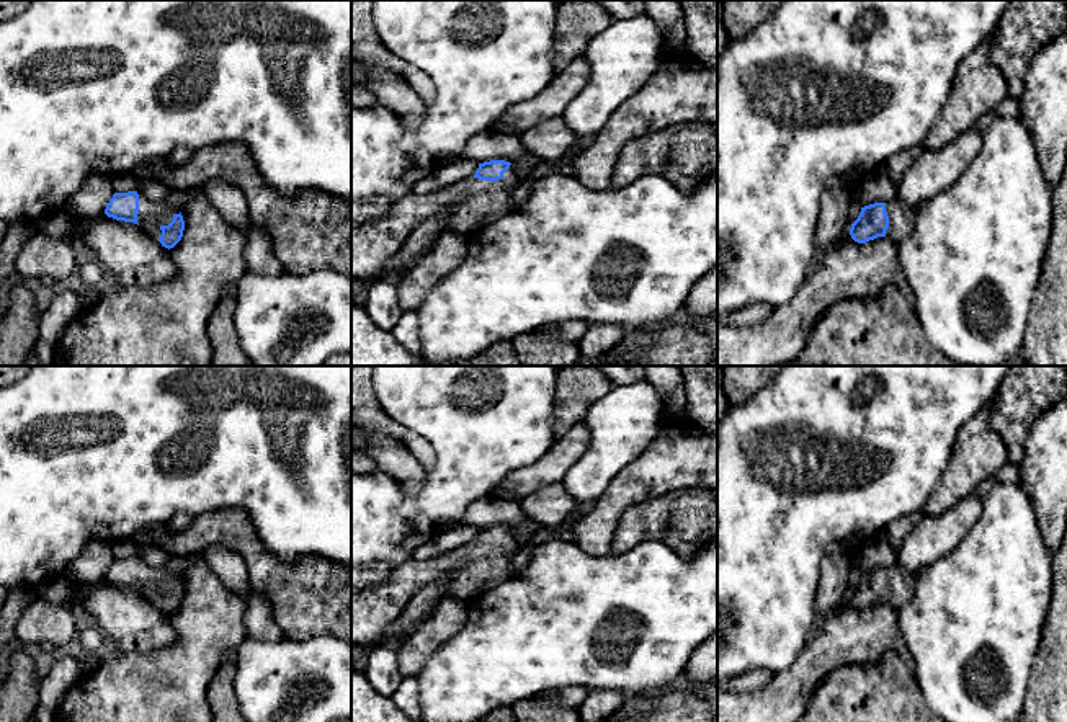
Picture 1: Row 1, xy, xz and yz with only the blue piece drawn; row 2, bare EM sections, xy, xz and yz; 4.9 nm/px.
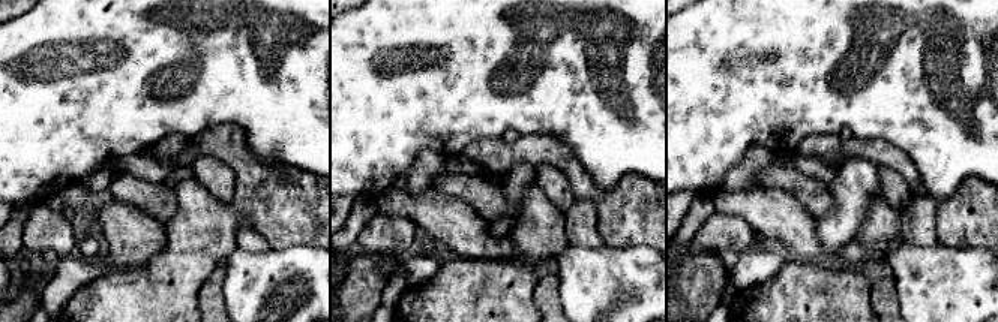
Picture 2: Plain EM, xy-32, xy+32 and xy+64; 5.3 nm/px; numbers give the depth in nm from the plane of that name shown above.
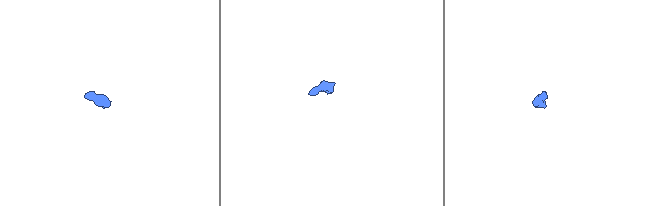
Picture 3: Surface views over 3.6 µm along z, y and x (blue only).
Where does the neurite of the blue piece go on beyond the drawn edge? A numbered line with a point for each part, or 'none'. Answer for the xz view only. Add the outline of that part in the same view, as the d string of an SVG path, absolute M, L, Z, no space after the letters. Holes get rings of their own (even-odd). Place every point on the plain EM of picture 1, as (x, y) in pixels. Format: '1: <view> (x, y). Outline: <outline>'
1: xz (471, 570). Outline: M508 534L498 547L471 542L426 562L412 557L389 568L386 582L351 591L351 645L366 650L381 645L386 629L433 582L446 583L446 598L467 603L498 586L511 578L513 554L528 544Z

